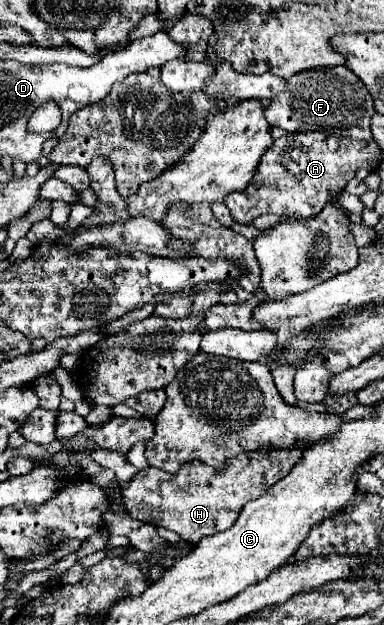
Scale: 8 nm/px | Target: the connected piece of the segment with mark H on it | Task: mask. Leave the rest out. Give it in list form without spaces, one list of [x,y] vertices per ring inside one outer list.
[[[276,450],[268,452],[268,456],[260,456],[260,452],[248,452],[238,456],[236,460],[228,460],[228,468],[224,472],[216,472],[200,462],[188,462],[184,468],[172,476],[158,468],[146,468],[138,472],[128,484],[122,486],[124,506],[134,520],[164,526],[182,536],[188,544],[196,544],[200,538],[222,532],[234,524],[240,508],[260,498],[274,482],[276,468],[282,468],[276,454],[302,454],[300,450]]]

